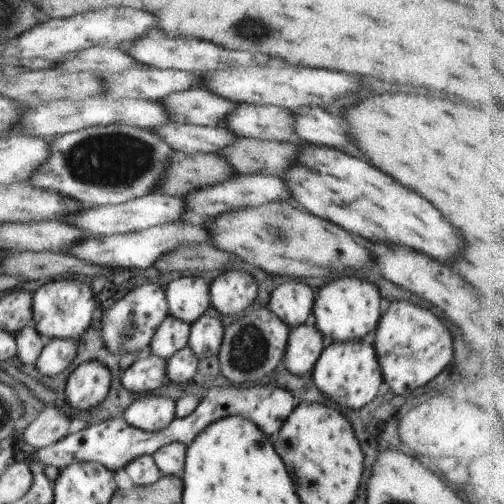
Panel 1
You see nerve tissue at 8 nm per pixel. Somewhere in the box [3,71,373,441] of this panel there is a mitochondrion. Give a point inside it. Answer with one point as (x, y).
(111, 159)

